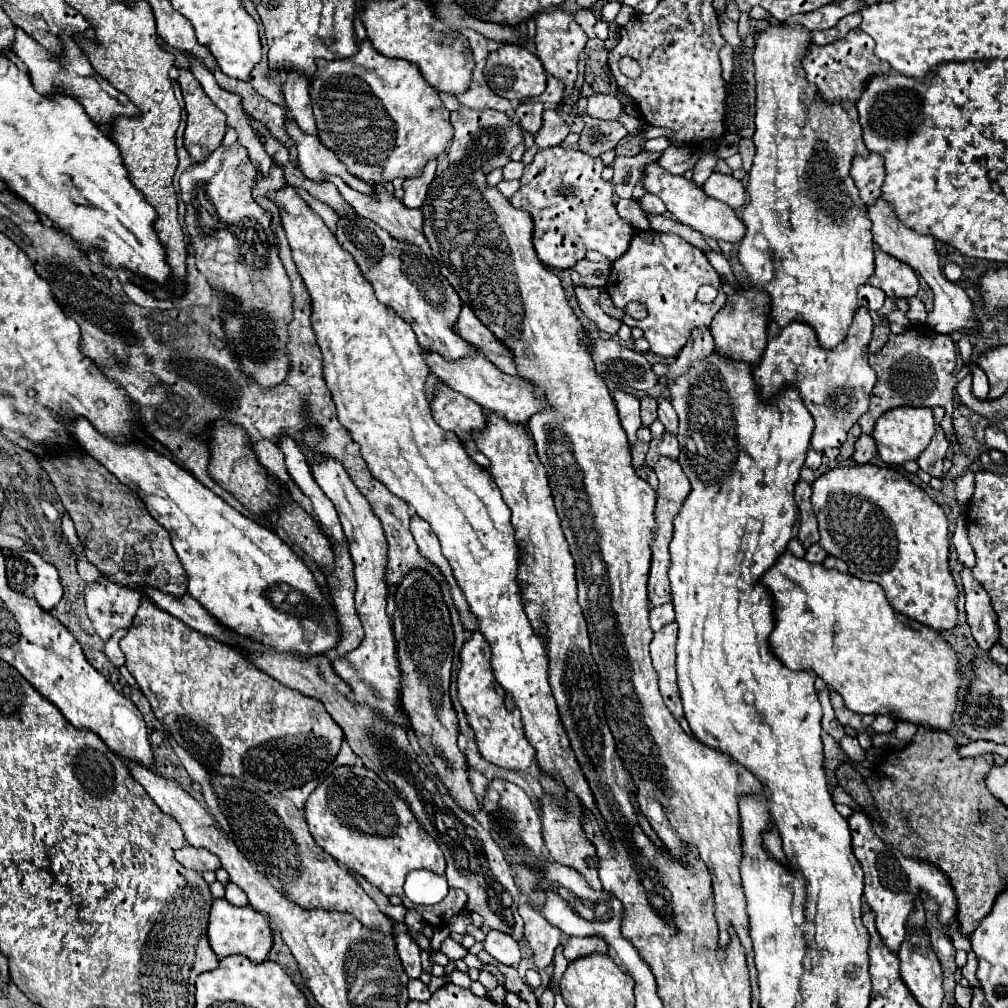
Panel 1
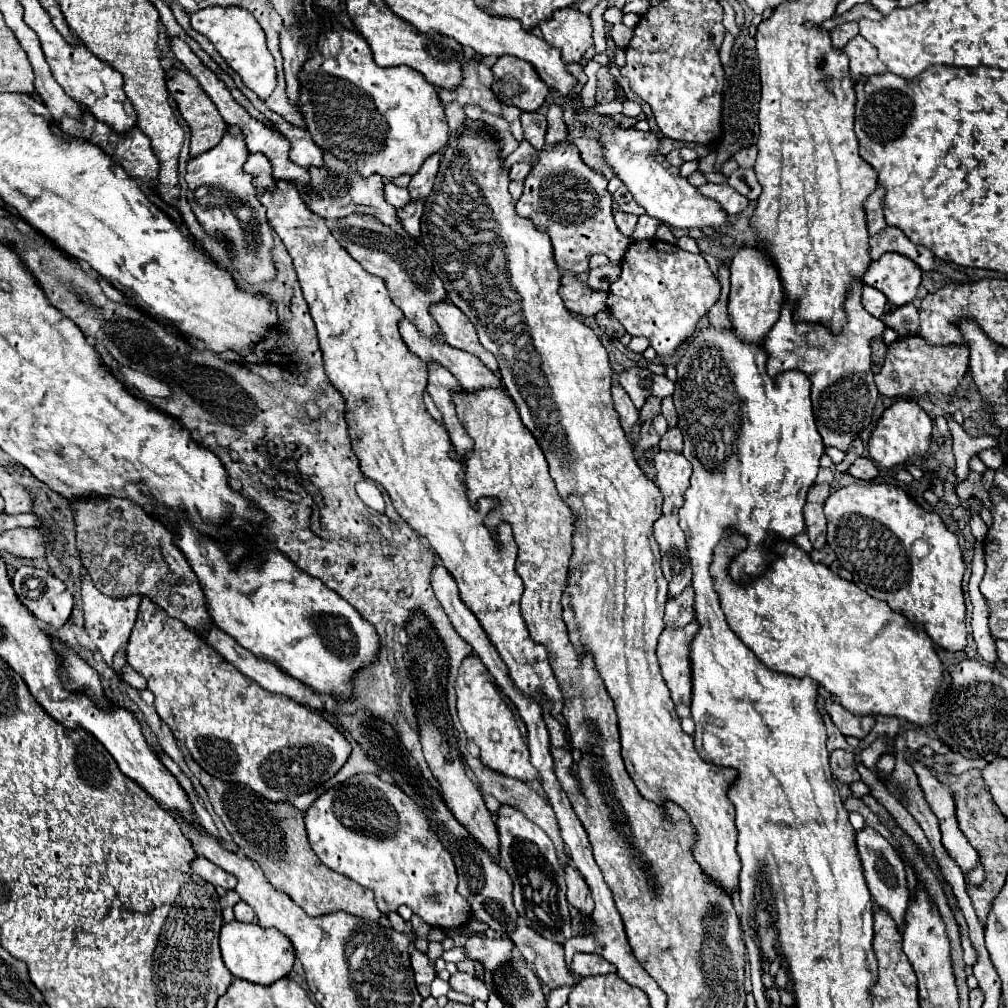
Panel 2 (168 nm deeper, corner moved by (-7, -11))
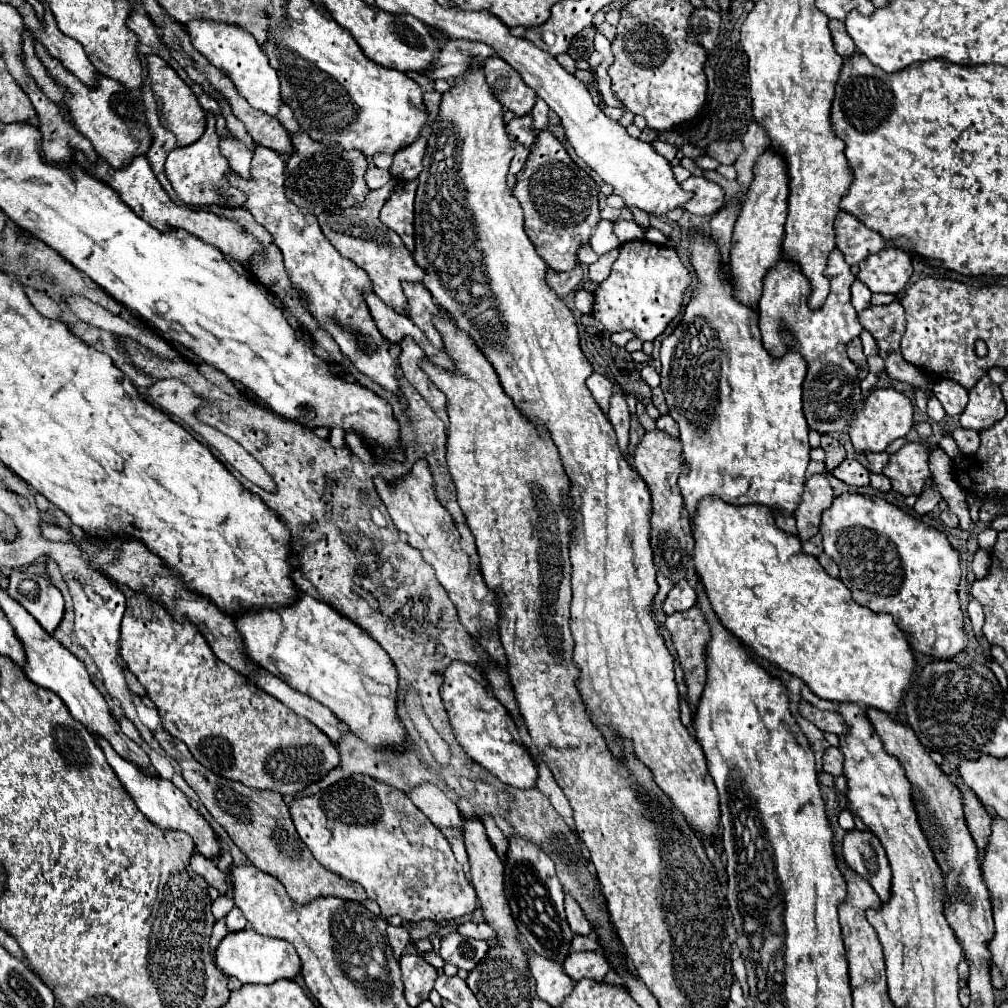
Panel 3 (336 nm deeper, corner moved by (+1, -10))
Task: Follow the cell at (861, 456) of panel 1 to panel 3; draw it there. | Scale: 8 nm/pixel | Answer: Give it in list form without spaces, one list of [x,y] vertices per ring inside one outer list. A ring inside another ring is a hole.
[[[845,459],[837,469],[831,471],[837,479],[841,479],[847,485],[863,487],[869,485],[869,469],[861,465],[857,459]]]

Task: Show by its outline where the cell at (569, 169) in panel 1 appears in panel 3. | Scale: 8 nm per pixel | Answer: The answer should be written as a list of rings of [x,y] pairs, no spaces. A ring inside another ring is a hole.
[[[551,131],[539,133],[531,145],[531,155],[525,167],[517,173],[513,195],[523,207],[525,231],[537,253],[551,269],[571,271],[579,263],[579,247],[589,243],[593,229],[601,221],[599,189],[595,181],[571,161],[563,143]]]

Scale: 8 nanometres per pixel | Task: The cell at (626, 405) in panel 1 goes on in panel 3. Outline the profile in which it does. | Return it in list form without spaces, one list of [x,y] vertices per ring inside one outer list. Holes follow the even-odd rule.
[[[593,373],[593,375],[587,379],[587,387],[589,387],[591,395],[595,397],[597,405],[601,407],[601,411],[607,415],[607,413],[609,413],[609,399],[611,399],[611,395],[613,395],[613,383],[611,383],[605,375]]]

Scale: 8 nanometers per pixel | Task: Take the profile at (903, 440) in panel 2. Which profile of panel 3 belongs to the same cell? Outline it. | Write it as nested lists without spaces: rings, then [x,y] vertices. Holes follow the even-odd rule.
[[[873,389],[849,427],[849,437],[851,437],[855,451],[857,453],[885,451],[889,447],[889,443],[893,443],[899,437],[905,437],[913,429],[913,425],[915,425],[913,413],[915,413],[913,405],[903,393],[899,393],[895,389]]]

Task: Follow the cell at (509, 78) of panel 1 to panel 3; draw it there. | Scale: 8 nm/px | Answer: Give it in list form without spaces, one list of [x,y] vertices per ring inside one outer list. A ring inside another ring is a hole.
[[[497,55],[489,57],[483,71],[491,93],[505,109],[511,109],[515,115],[527,115],[533,109],[537,99],[535,91],[523,83],[521,75],[517,75],[507,61]]]

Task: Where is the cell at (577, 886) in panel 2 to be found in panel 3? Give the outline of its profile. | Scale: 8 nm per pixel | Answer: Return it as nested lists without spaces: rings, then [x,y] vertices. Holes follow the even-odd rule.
[[[565,895],[565,911],[567,911],[567,921],[569,921],[573,933],[577,933],[577,935],[591,933],[591,923],[587,921],[583,909],[579,907],[579,903],[571,895]]]

